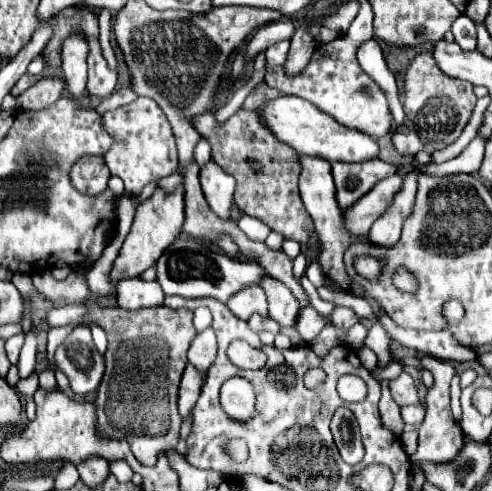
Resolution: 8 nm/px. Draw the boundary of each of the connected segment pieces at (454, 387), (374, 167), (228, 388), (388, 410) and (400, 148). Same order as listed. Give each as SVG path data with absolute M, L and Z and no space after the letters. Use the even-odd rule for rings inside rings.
M458 375L452 379L452 385L450 385L450 397L452 397L452 413L454 413L454 417L460 421L462 409L460 409L460 377L458 377Z
M368 159L364 163L332 163L332 175L336 183L336 201L342 209L354 205L366 195L380 179L396 173L396 167L380 159Z
M234 377L222 385L220 403L226 415L238 421L248 421L254 413L254 391L246 379Z
M382 381L382 399L380 399L380 417L386 429L390 429L392 433L396 433L398 437L402 435L402 427L404 421L400 417L400 407L394 403L394 399L390 397L390 389L388 389L388 381Z
M420 53L406 69L402 103L406 117L404 123L398 125L392 133L392 145L402 155L416 155L418 151L434 153L454 143L472 117L476 95L472 91L472 83L464 83L460 79L444 75L436 67L430 53Z

